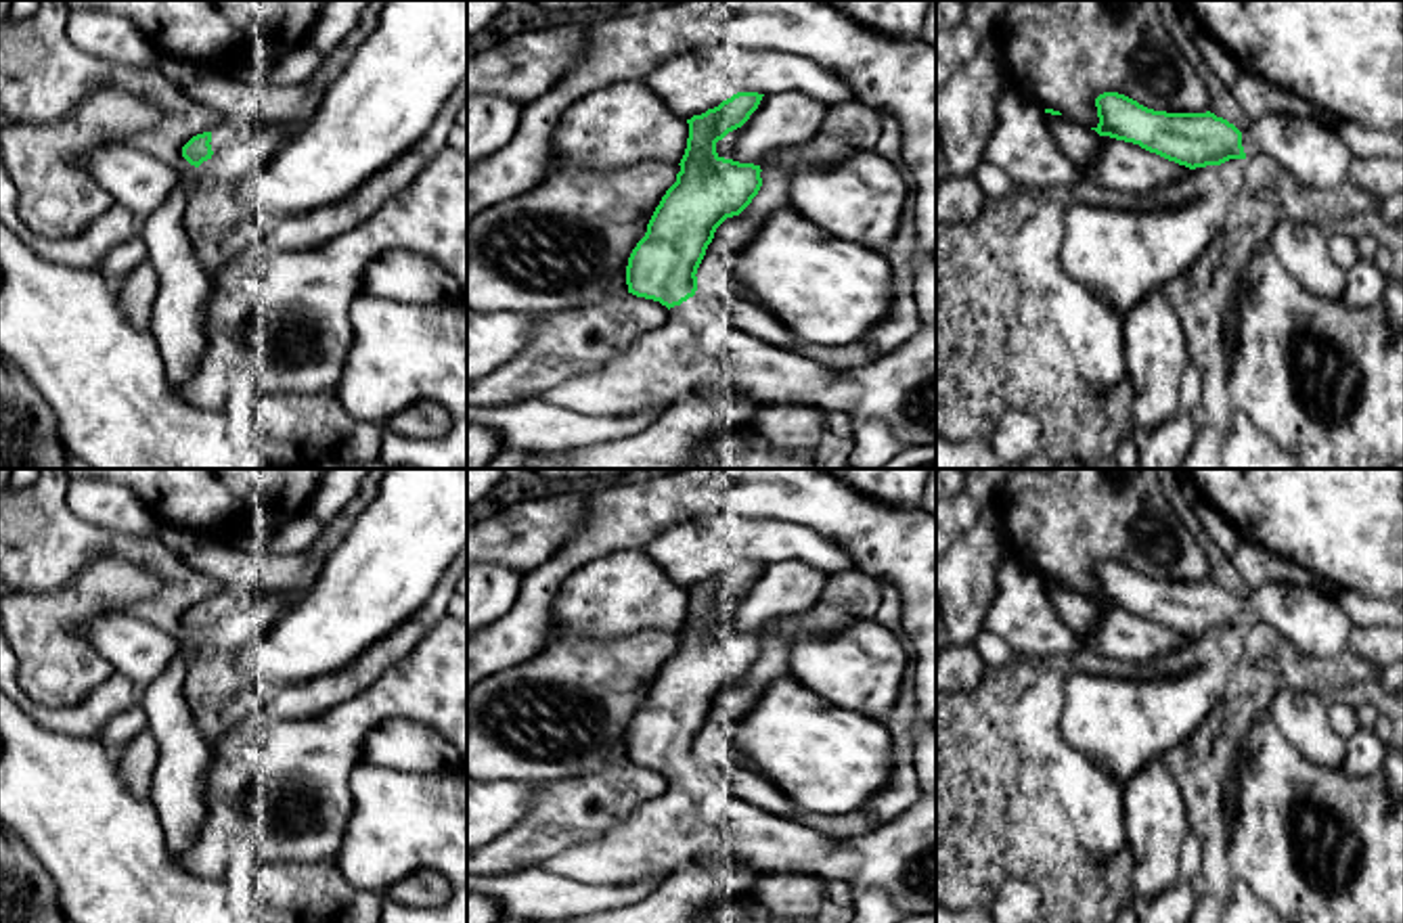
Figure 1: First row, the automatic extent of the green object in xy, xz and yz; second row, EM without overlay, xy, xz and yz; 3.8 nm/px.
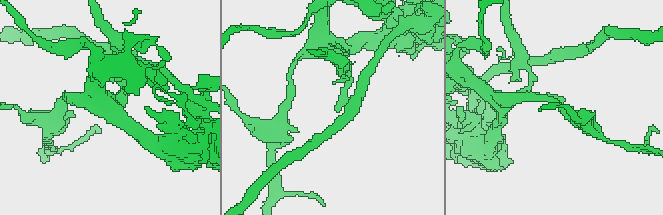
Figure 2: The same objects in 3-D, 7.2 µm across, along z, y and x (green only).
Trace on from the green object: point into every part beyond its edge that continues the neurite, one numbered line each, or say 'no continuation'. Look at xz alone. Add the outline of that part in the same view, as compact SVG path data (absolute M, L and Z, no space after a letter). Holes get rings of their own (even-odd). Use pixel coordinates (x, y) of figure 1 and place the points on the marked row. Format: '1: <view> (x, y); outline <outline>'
1: xz (696, 352); outline M693 295L670 308L668 320L634 339L614 360L551 385L536 398L584 417L628 417L668 408L689 396L735 396L754 406L802 404L852 419L879 419L909 446L936 444L936 324L871 364L831 370L812 362L800 347L771 345L727 322L718 303Z

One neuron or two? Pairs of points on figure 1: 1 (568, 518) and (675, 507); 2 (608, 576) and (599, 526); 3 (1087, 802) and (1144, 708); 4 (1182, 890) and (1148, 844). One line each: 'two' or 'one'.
1: two
2: two
3: two
4: two

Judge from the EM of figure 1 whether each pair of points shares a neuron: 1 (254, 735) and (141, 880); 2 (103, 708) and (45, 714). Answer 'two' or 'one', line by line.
1: two
2: one

